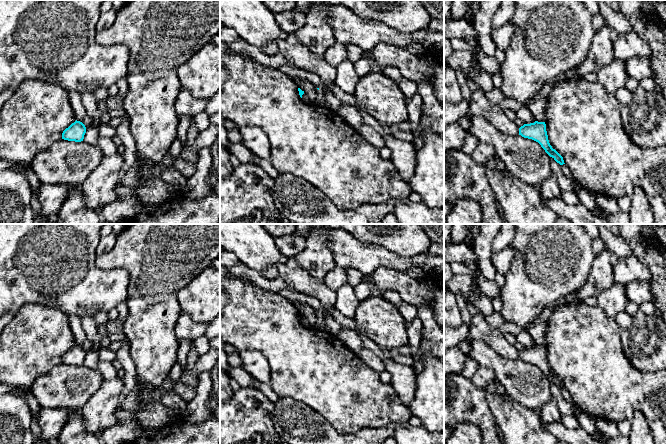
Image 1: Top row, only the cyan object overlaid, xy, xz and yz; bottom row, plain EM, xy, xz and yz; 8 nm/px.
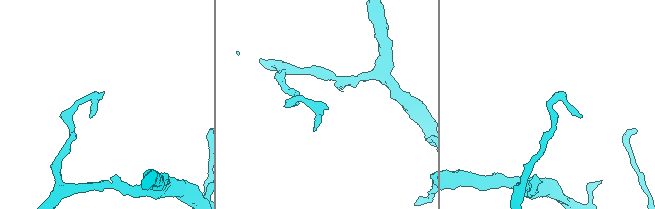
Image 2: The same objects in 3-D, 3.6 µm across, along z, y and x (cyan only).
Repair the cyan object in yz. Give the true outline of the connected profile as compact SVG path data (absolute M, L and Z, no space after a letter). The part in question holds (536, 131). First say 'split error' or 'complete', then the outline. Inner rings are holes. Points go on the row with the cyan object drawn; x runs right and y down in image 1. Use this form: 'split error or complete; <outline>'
complete; M535 121L519 128L519 135L538 142L545 152L560 165L565 164L563 157L549 143L545 122Z

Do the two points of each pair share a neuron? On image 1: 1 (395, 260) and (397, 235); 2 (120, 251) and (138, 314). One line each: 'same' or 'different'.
1: different
2: same

